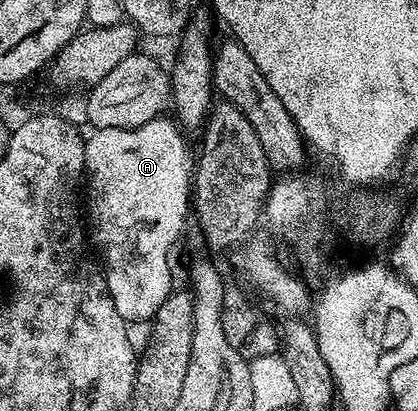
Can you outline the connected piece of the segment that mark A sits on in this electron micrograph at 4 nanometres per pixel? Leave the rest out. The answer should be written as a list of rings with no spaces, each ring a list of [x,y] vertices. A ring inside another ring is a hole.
[[[158,117],[147,121],[147,125],[139,125],[135,129],[115,129],[114,127],[103,127],[92,132],[85,140],[85,175],[87,176],[87,223],[89,226],[89,237],[92,244],[99,247],[101,251],[101,263],[105,273],[105,280],[108,285],[108,292],[111,293],[112,301],[115,302],[115,309],[119,315],[131,325],[141,321],[150,322],[156,315],[163,301],[173,292],[171,286],[171,267],[169,257],[177,238],[185,231],[185,218],[191,215],[191,188],[193,185],[193,172],[195,170],[194,152],[189,152],[185,144],[186,132],[172,118]]]

